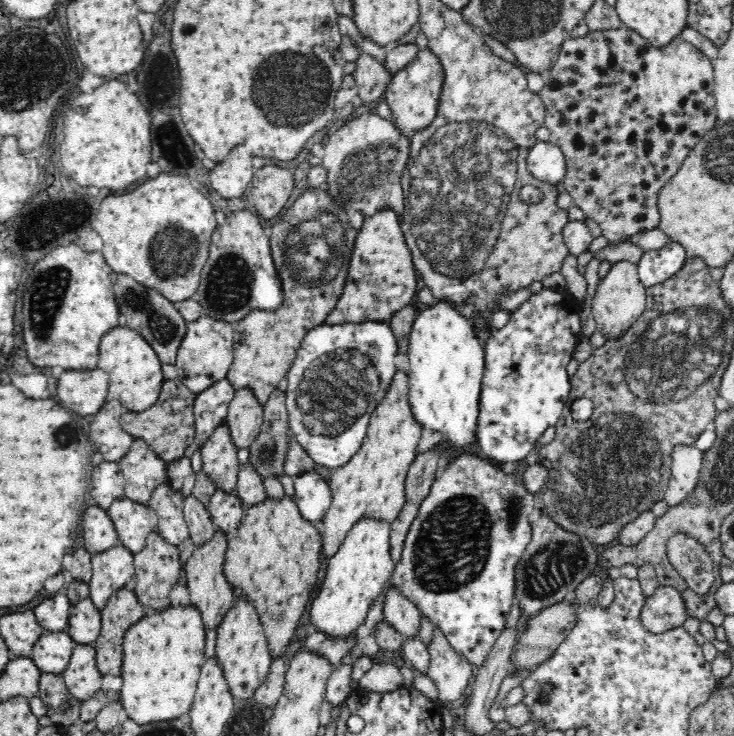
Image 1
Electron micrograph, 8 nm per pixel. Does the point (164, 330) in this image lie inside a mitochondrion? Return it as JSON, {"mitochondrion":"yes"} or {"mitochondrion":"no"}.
{"mitochondrion":"yes"}

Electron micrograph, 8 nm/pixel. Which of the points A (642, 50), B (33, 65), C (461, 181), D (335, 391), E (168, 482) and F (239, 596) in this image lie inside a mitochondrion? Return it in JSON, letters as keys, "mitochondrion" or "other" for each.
{"A":"other","B":"mitochondrion","C":"mitochondrion","D":"mitochondrion","E":"other","F":"other"}

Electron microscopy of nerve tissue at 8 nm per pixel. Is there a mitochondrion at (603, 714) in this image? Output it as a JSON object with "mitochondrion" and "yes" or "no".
{"mitochondrion":"no"}

